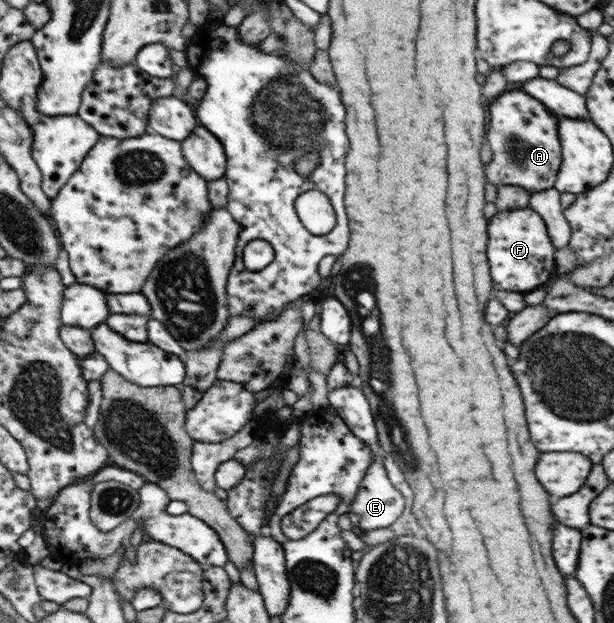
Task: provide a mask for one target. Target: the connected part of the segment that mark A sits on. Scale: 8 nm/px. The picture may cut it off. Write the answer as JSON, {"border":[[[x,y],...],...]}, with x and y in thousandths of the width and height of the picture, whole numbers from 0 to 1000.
{"border":[[[826,144],[814,151],[800,164],[795,181],[790,220],[803,250],[790,266],[792,292],[809,302],[814,297],[844,297],[863,311],[902,302],[915,252],[909,186],[878,159],[850,144]]]}

